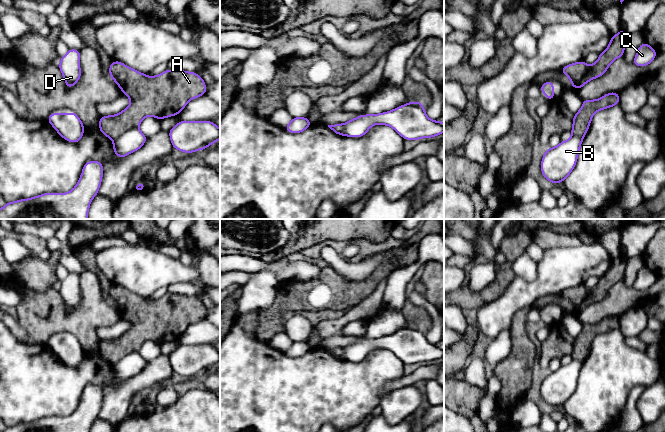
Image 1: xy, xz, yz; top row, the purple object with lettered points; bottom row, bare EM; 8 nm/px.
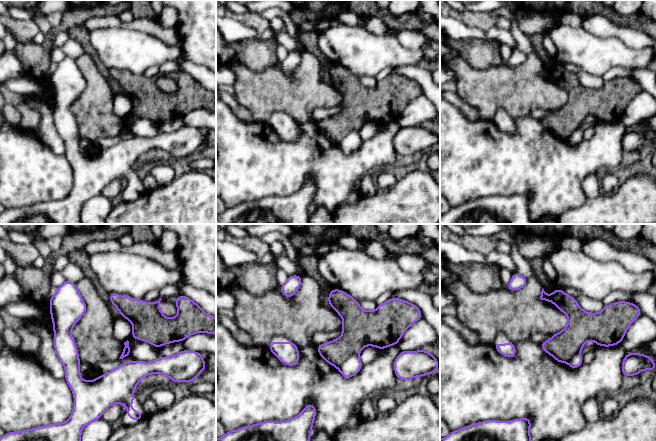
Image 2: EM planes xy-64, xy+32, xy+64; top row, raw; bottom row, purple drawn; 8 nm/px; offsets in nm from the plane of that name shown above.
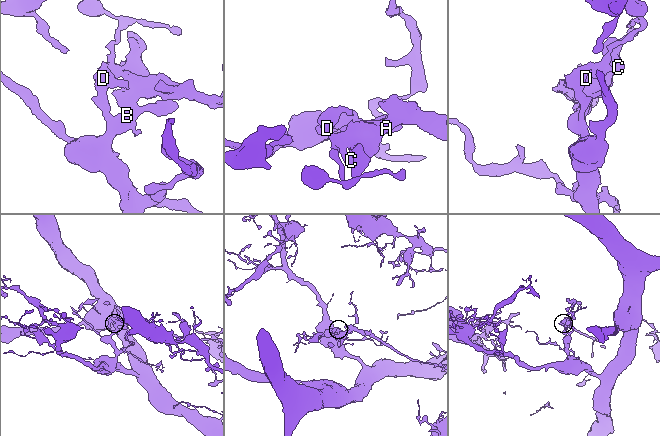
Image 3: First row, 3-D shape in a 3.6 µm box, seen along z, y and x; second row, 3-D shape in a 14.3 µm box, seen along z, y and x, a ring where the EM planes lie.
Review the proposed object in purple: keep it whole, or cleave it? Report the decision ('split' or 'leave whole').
split

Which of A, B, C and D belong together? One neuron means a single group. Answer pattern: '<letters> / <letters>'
A / B C D

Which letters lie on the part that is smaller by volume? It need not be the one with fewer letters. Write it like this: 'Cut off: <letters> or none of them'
Cut off: A

